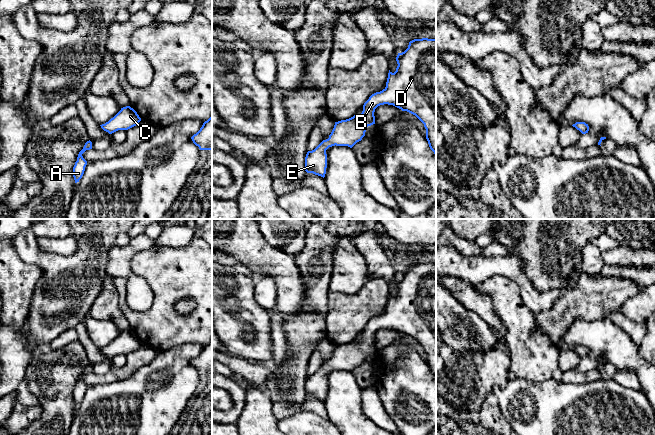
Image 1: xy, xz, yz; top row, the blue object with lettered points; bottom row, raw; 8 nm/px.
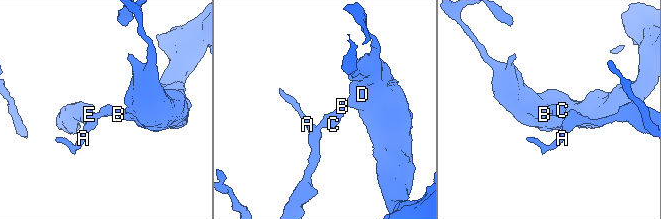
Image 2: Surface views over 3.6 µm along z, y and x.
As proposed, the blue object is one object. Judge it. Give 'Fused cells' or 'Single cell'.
Single cell

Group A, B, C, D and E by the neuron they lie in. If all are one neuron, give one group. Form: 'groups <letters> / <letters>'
groups A B C D E

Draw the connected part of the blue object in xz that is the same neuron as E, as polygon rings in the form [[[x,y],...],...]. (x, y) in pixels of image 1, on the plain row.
[[[414,263],[408,272],[398,277],[397,292],[394,297],[389,294],[386,311],[372,318],[363,329],[360,339],[335,346],[329,362],[323,364],[314,374],[308,375],[305,381],[305,395],[325,401],[327,392],[326,374],[332,370],[348,370],[352,372],[365,360],[368,350],[375,348],[375,333],[384,328],[393,329],[402,335],[415,339],[426,353],[426,363],[430,373],[436,380],[436,263]]]

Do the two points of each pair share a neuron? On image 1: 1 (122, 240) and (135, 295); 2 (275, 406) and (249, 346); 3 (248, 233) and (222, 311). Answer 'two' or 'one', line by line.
1: two
2: one
3: two

